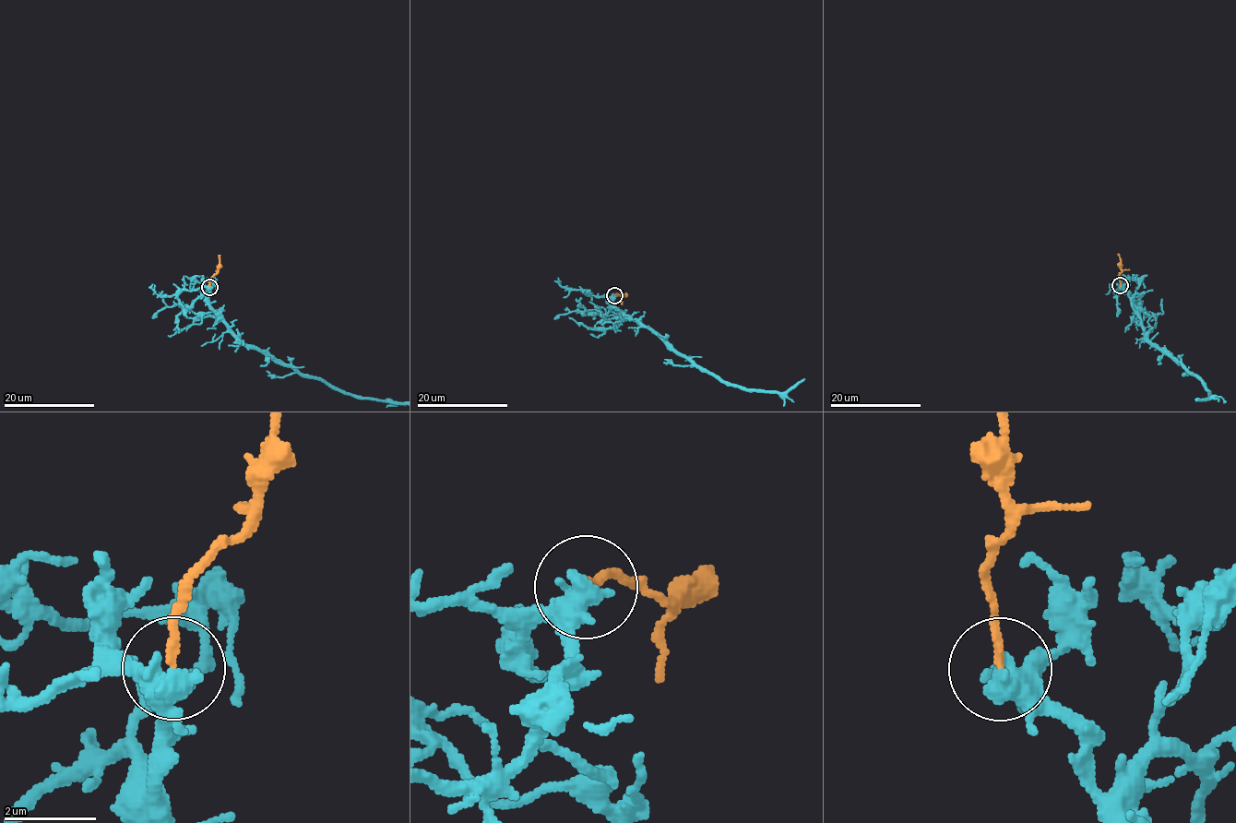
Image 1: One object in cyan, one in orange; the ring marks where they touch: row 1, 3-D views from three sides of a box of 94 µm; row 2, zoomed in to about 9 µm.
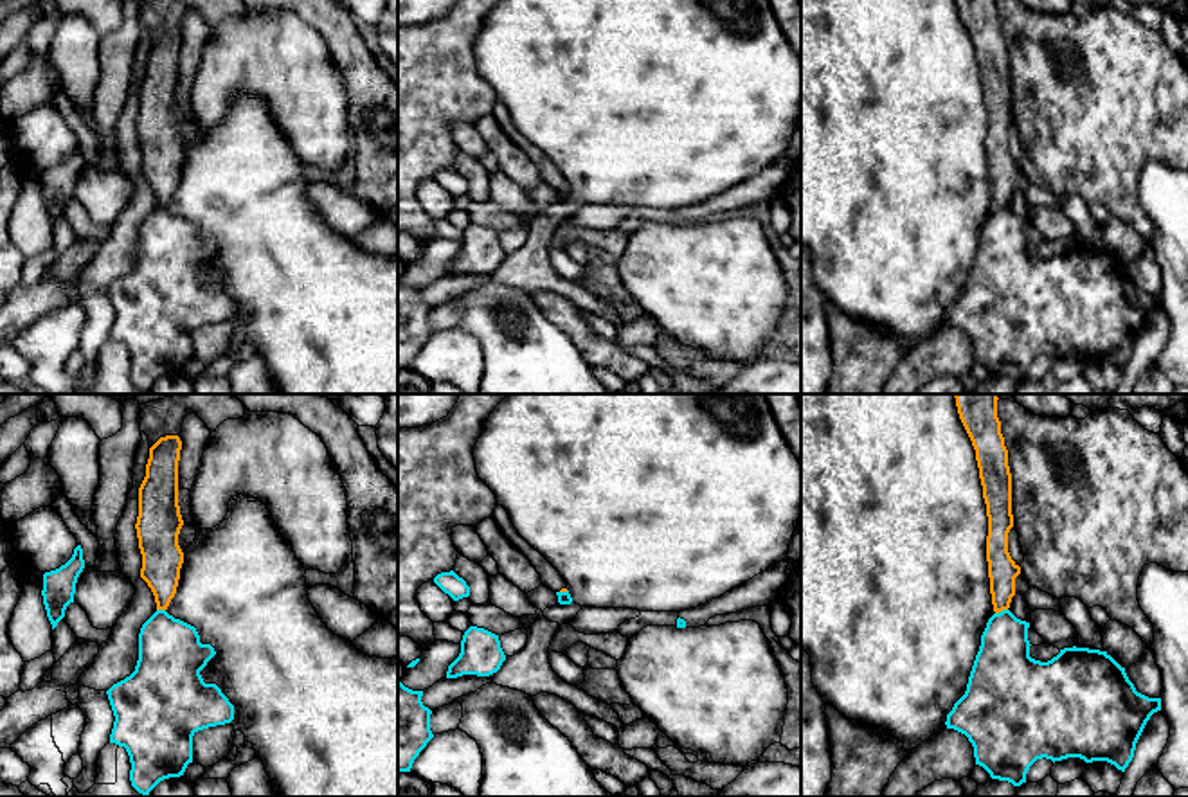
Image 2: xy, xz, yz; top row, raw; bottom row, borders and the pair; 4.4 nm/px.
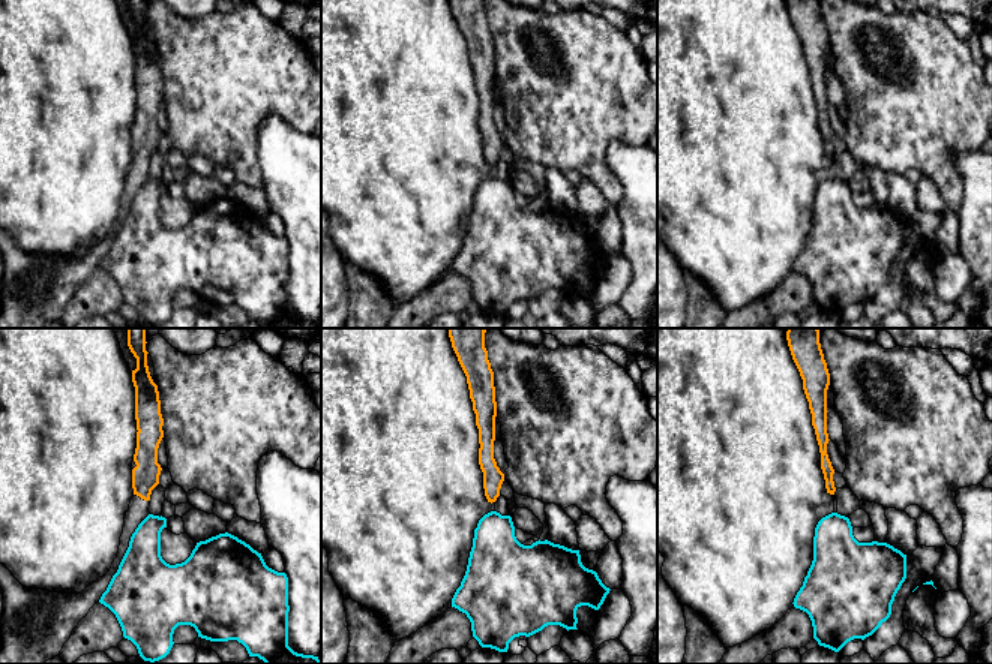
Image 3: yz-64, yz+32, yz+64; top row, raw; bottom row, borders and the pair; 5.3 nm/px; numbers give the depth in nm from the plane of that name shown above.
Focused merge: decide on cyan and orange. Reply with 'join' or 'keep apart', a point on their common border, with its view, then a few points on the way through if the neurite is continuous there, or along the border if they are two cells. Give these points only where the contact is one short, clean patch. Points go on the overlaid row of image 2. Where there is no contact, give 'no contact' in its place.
keep apart; meets cyan in yz at (1003, 610); border along yz (1007, 608), (996, 614)

